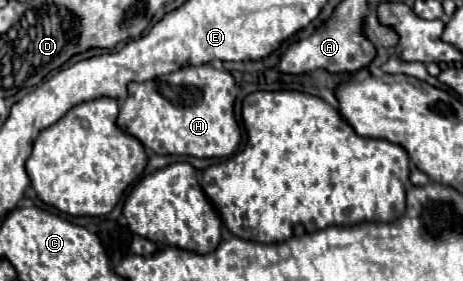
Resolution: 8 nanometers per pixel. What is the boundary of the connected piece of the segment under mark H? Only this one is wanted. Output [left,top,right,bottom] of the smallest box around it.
[117,64,241,158]

